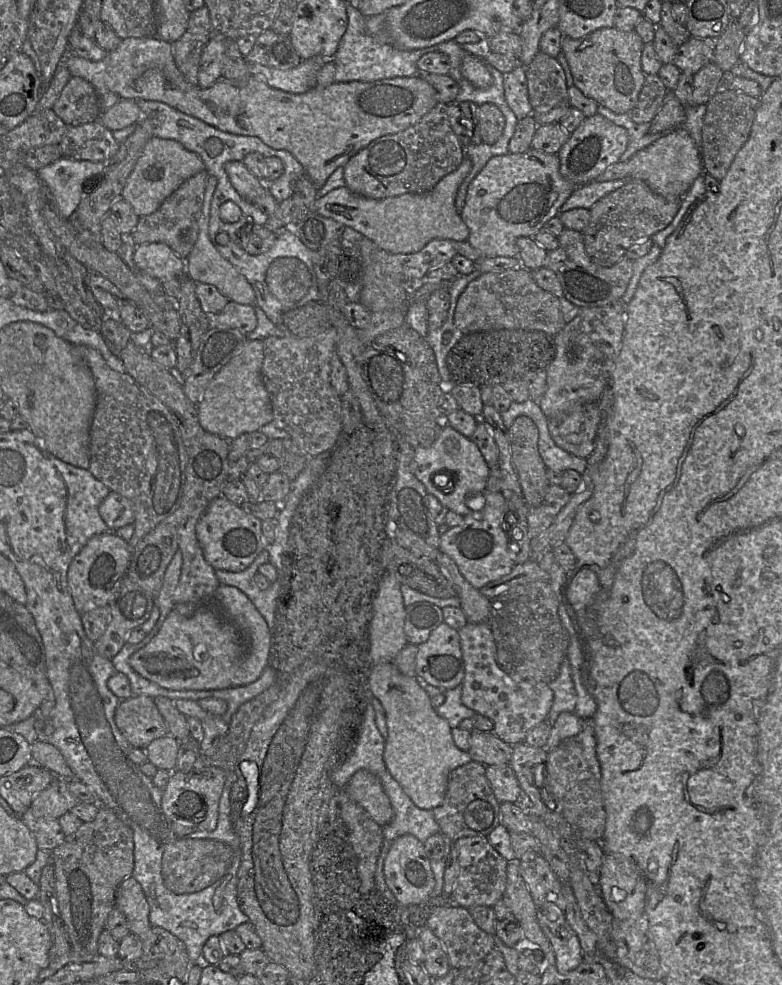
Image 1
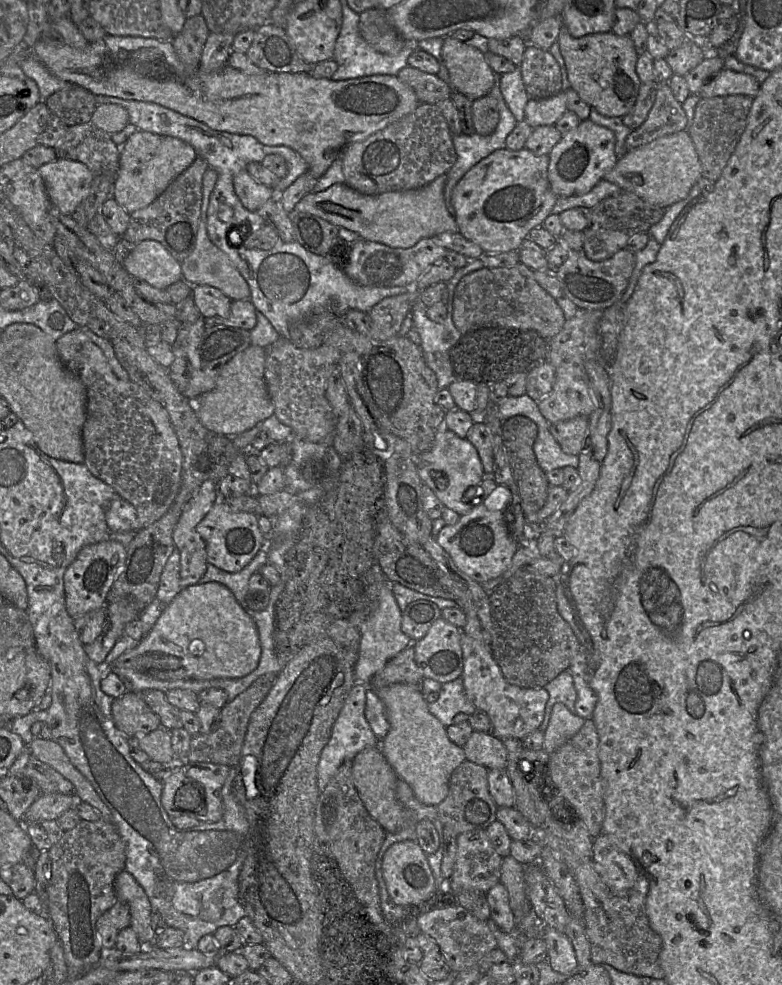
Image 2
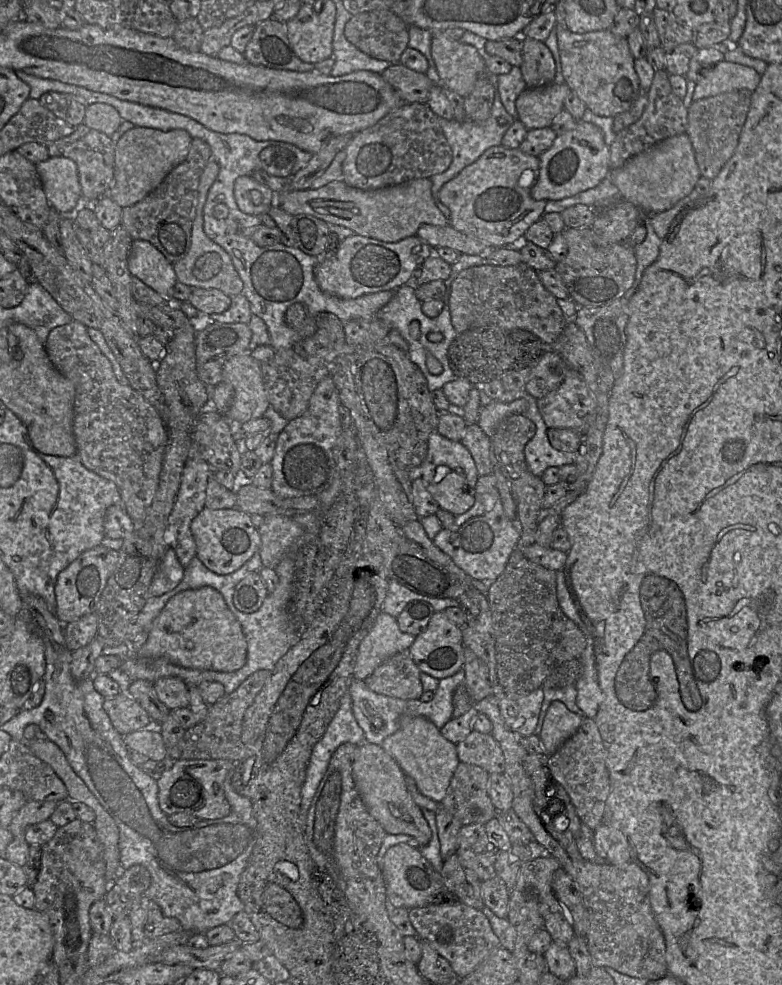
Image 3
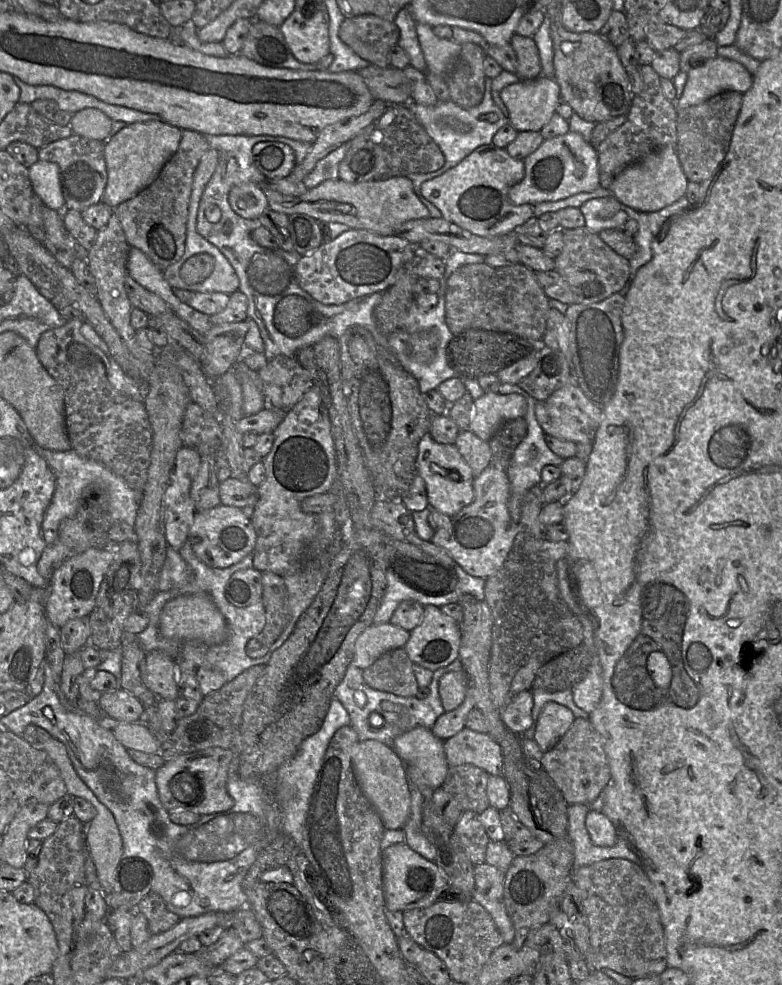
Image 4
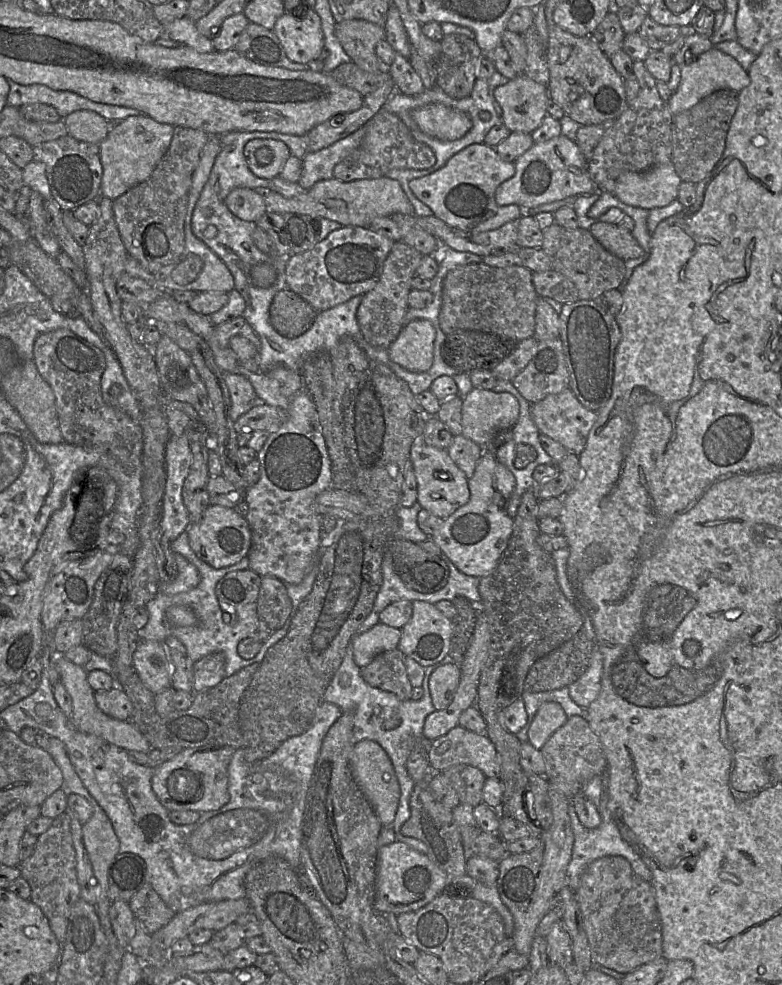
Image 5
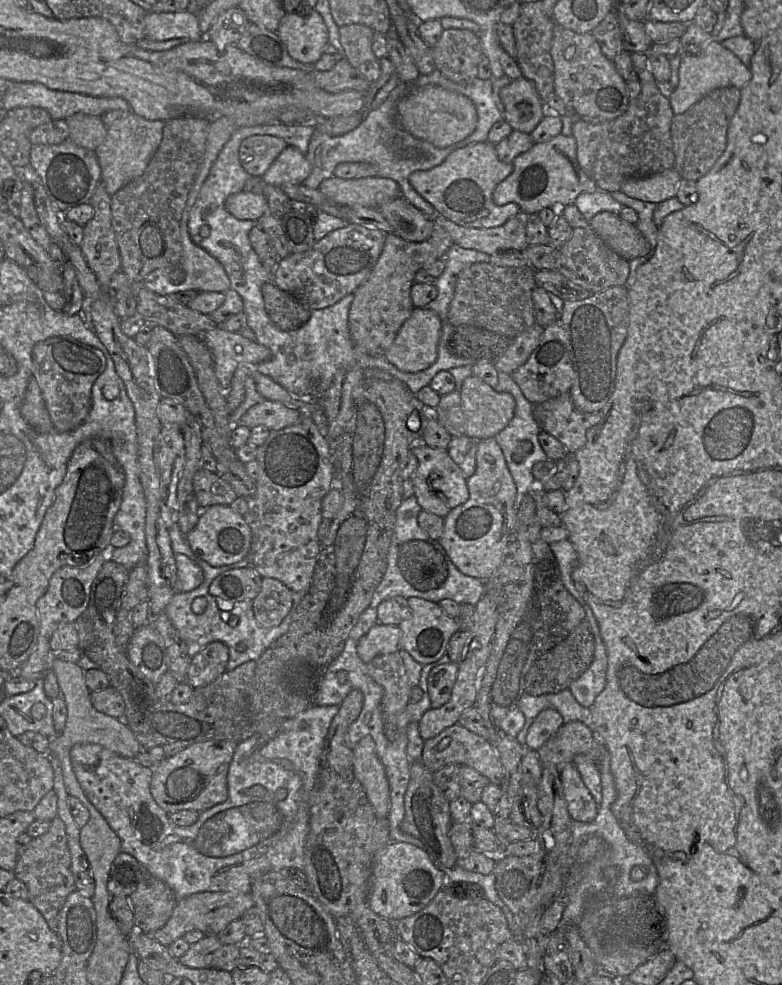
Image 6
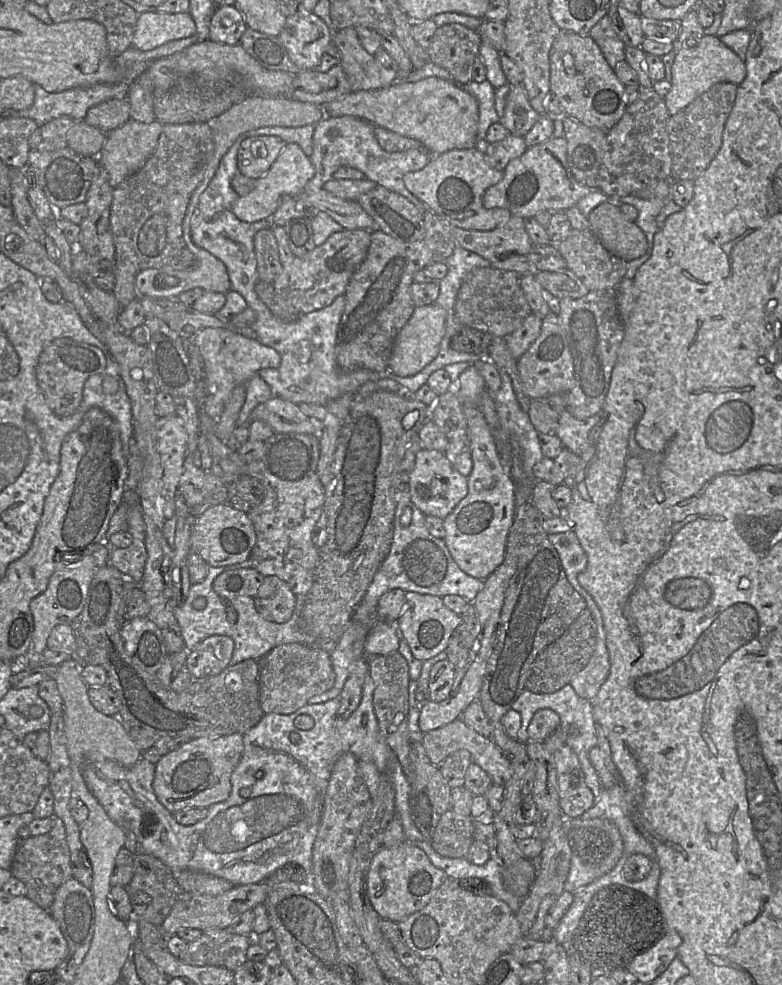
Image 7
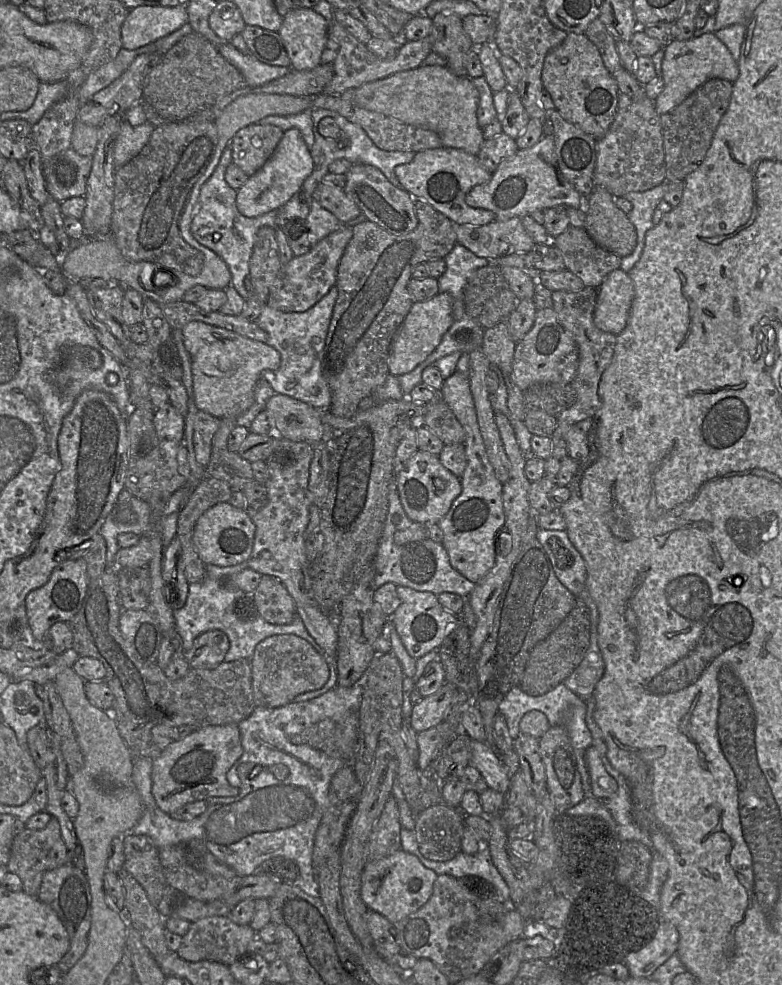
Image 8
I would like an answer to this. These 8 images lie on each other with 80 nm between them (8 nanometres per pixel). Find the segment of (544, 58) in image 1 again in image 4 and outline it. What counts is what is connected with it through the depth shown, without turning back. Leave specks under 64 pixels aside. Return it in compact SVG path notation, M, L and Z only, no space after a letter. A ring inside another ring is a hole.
M514 34L509 42L514 49L518 66L517 74L522 80L536 79L542 74L539 50L533 38Z

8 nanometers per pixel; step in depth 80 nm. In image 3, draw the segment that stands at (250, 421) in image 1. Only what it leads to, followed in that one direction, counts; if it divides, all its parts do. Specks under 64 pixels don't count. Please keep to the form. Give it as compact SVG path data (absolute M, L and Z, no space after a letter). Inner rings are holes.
M251 350L225 362L222 381L233 386L234 400L223 416L231 425L260 418L270 406L261 368L262 363L252 357Z

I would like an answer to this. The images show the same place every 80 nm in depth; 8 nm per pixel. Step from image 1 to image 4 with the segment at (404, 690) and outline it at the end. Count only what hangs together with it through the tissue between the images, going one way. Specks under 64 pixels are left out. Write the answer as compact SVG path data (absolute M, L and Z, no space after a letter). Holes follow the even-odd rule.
M419 726L401 734L395 738L393 749L405 765L415 765L421 770L433 790L443 786L450 766L444 752L444 740L435 736L431 729Z

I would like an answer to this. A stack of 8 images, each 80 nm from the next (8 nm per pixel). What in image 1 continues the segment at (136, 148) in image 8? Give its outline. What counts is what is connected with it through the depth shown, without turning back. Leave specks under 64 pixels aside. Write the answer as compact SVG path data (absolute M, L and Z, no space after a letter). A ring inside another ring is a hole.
M153 136L144 146L129 175L121 199L128 202L139 217L150 215L186 180L204 170L205 165L196 153L175 140Z

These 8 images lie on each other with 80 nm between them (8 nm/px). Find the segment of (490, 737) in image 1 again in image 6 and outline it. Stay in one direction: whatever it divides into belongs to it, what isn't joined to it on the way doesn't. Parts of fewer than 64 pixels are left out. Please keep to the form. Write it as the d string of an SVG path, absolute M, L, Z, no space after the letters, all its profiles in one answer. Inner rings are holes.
M456 723L437 736L425 740L421 761L432 772L448 764L467 765L487 777L490 783L501 786L504 779L504 768L495 748L484 738Z

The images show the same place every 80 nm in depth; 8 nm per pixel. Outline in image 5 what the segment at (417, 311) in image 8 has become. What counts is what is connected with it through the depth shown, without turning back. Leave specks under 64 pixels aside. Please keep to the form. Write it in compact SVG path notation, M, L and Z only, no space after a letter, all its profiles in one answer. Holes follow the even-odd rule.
M424 319L408 322L388 348L390 359L412 372L427 371L434 361L436 330Z

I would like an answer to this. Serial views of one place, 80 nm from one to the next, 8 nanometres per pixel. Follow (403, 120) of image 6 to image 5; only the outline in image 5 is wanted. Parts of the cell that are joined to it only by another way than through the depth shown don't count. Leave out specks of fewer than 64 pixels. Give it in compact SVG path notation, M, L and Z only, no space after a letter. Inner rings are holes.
M437 103L414 109L412 118L423 133L442 141L460 139L473 127L471 118L464 112Z

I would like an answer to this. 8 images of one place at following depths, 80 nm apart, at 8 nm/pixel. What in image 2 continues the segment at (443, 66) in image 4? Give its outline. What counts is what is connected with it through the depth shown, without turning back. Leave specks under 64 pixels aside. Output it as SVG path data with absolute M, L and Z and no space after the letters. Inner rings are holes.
M451 36L444 37L441 63L447 68L453 92L471 100L488 94L494 85L494 71L479 49Z

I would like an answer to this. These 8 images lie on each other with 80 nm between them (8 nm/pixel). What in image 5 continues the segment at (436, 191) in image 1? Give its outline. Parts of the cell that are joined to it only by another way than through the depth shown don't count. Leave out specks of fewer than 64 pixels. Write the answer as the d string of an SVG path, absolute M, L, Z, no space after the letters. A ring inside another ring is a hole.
M386 176L378 179L361 179L343 182L336 179L318 181L303 194L287 198L270 188L257 187L254 189L264 199L266 211L284 215L299 213L312 218L326 218L344 226L369 228L370 222L376 217L391 217L401 213L416 216L415 210L403 191L401 184Z

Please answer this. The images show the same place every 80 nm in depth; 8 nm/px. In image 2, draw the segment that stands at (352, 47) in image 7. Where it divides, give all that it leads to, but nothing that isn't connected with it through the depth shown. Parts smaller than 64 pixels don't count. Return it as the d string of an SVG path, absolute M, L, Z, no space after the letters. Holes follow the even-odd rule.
M371 8L359 14L359 33L377 52L396 55L408 42L390 23L386 10Z

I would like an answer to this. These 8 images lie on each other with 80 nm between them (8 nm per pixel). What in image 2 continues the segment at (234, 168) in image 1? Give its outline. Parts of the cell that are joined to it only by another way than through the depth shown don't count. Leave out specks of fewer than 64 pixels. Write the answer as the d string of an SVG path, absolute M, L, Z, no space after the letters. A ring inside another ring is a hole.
M246 169L234 176L233 184L236 195L249 211L257 211L269 199L277 197L273 188L254 179Z

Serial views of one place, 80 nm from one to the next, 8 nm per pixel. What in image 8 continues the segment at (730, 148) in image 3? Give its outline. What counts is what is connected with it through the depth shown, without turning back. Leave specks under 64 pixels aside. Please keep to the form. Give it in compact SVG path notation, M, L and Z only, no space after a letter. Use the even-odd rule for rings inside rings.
M710 79L697 87L673 109L660 115L665 159L665 182L684 181L705 158L717 126L728 109L733 83Z

